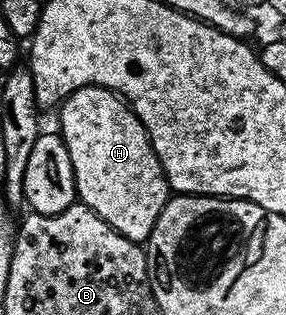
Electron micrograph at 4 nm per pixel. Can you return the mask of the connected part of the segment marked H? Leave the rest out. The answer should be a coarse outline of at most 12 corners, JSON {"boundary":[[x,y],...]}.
{"boundary":[[114,91],[58,108],[78,202],[143,245],[169,198],[142,121]]}

